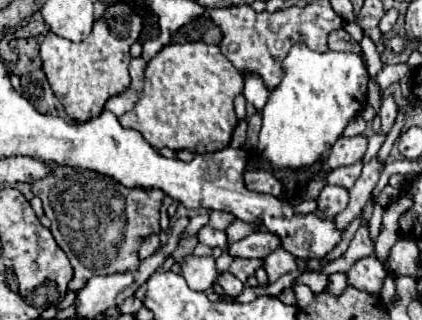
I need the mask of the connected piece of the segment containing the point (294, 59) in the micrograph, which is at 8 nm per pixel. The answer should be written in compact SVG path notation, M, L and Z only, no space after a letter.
M296 42L282 62L280 84L270 92L268 102L262 110L264 122L260 130L258 152L270 160L274 168L302 168L314 164L340 138L346 124L364 110L368 80L370 74L366 68L366 56L362 52L316 52L310 50L304 42Z

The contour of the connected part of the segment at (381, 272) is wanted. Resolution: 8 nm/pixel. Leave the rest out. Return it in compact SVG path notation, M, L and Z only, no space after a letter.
M366 256L366 258L360 258L360 260L346 272L346 276L348 276L348 284L350 284L350 286L354 286L354 288L358 288L358 290L364 290L364 292L368 292L368 294L380 296L388 272L384 270L382 262L380 262L376 256Z

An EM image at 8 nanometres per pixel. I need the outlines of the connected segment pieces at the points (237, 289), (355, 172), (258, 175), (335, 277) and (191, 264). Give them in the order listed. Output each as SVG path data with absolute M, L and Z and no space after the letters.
M224 272L220 278L218 278L218 284L224 288L224 292L228 294L228 296L232 296L232 298L236 298L240 292L242 292L242 288L244 288L244 284L236 278L236 276L232 276L232 274L228 274L228 272Z
M356 162L356 164L350 164L346 168L336 168L334 172L330 172L328 176L328 184L336 184L336 186L342 186L346 190L350 190L354 186L354 182L358 180L362 172L362 162Z
M266 170L246 172L244 174L244 182L246 182L246 188L262 192L262 194L272 194L272 196L280 196L282 194L280 180L276 180L272 176L272 172L266 172Z
M332 274L328 290L334 292L334 294L342 294L344 288L346 288L346 276L344 274Z
M190 254L182 260L180 266L182 266L182 276L192 290L206 292L212 288L214 280L216 280L216 266L214 266L212 256L200 258L200 256Z

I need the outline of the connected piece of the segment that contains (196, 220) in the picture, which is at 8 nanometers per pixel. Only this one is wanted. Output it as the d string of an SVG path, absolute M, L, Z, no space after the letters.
M205 214L205 215L197 215L193 218L190 219L190 223L186 228L186 233L189 236L195 236L198 231L205 226L206 224L208 224L209 222L209 214Z

